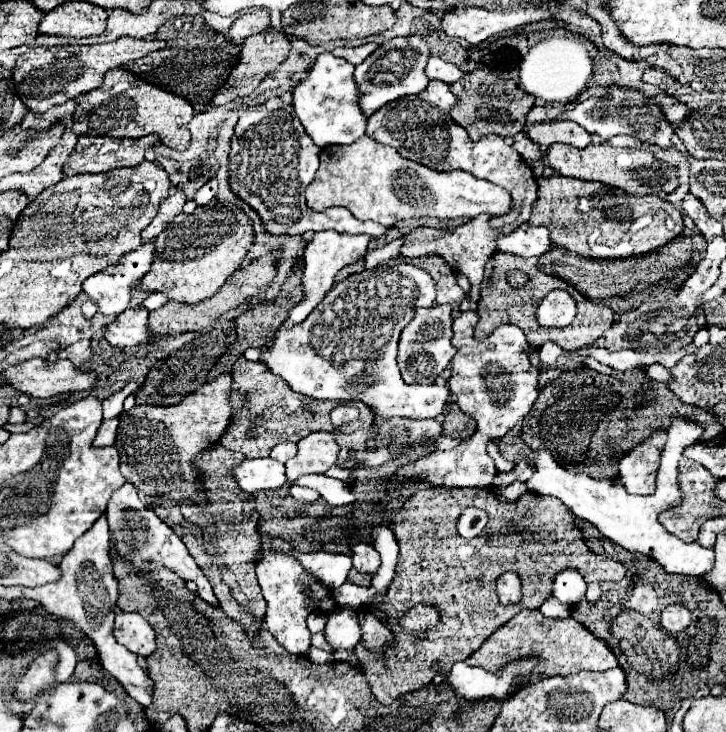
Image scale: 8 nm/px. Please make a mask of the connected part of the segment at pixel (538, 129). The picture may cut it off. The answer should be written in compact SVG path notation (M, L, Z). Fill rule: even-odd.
M551 121L551 123L535 123L527 129L527 135L539 145L551 143L569 143L577 149L585 149L591 145L591 135L573 121Z

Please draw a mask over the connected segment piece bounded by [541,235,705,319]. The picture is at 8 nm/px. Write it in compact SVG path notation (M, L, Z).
M679 235L677 239L671 239L667 245L659 247L657 251L627 259L587 259L553 245L547 253L541 255L541 269L547 275L551 273L571 283L587 299L607 305L609 309L615 311L615 319L619 319L625 311L637 309L647 301L661 301L675 297L679 287L703 259L705 245L697 249L695 243L705 243L703 235Z

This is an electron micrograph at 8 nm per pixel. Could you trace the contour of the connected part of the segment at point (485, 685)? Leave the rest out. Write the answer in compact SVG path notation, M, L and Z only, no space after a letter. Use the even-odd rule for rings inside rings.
M535 657L515 659L497 669L495 675L483 667L469 667L467 663L455 663L451 669L451 687L457 695L467 699L491 695L497 703L503 703L511 697L511 691L517 689L519 679L531 673L539 665Z

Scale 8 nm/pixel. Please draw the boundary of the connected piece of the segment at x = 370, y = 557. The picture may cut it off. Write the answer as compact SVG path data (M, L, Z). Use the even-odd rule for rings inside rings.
M353 539L353 553L351 553L351 559L353 559L353 567L359 571L359 573L365 573L365 575L373 575L379 565L381 565L381 557L379 553L373 549L373 545L369 543L359 543Z

